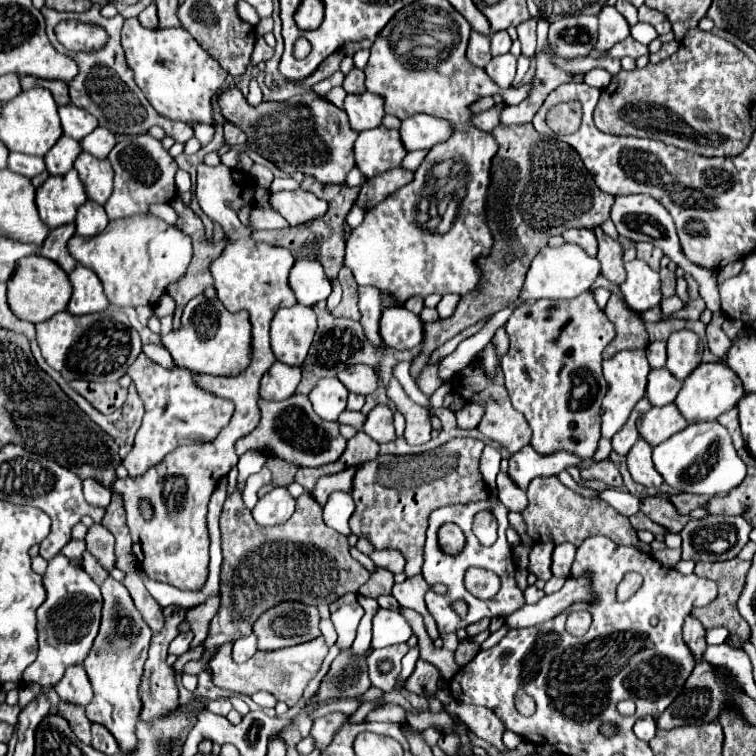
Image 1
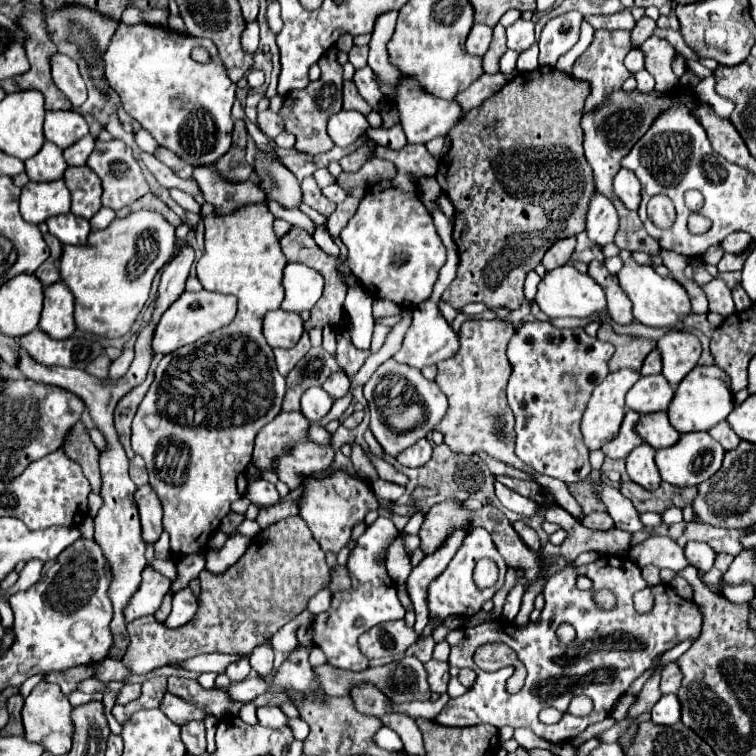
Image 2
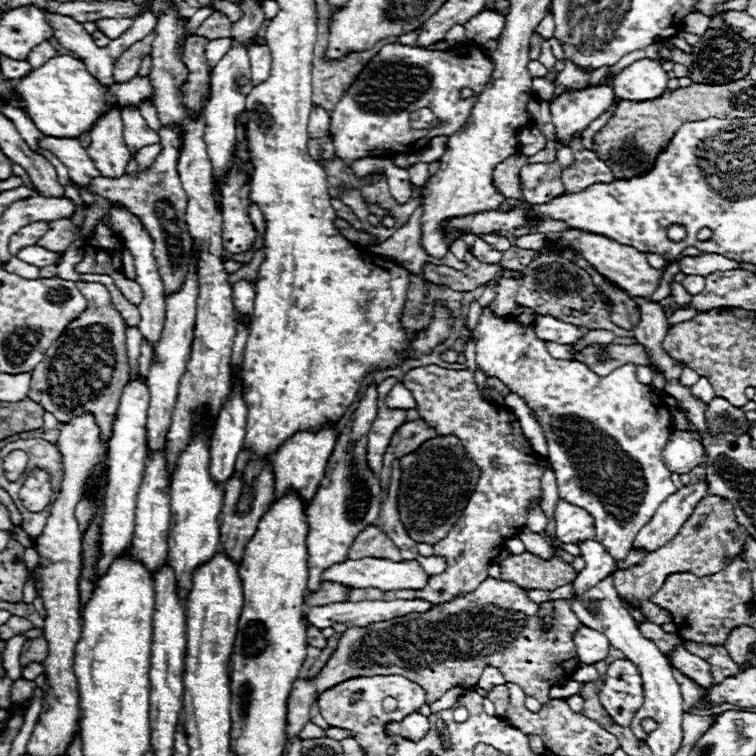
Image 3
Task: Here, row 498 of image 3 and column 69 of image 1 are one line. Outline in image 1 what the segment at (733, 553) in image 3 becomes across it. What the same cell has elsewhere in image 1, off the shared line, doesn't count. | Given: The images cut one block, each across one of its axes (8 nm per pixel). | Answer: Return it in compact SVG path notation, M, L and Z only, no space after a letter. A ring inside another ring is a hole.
M61 701L56 708L56 714L68 721L72 732L82 742L90 744L90 726L92 726L92 722L86 717L84 707Z

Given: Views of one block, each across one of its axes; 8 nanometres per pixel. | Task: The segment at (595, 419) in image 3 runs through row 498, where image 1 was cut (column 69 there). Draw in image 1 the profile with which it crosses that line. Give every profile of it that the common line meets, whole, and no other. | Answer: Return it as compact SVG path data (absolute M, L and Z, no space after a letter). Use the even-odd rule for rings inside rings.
M58 554L48 562L44 574L46 584L46 602L38 608L38 658L24 670L22 680L34 682L46 688L52 688L60 678L64 668L70 664L82 664L90 652L90 644L98 634L102 594L100 588L86 576L86 572L74 566L66 556Z

